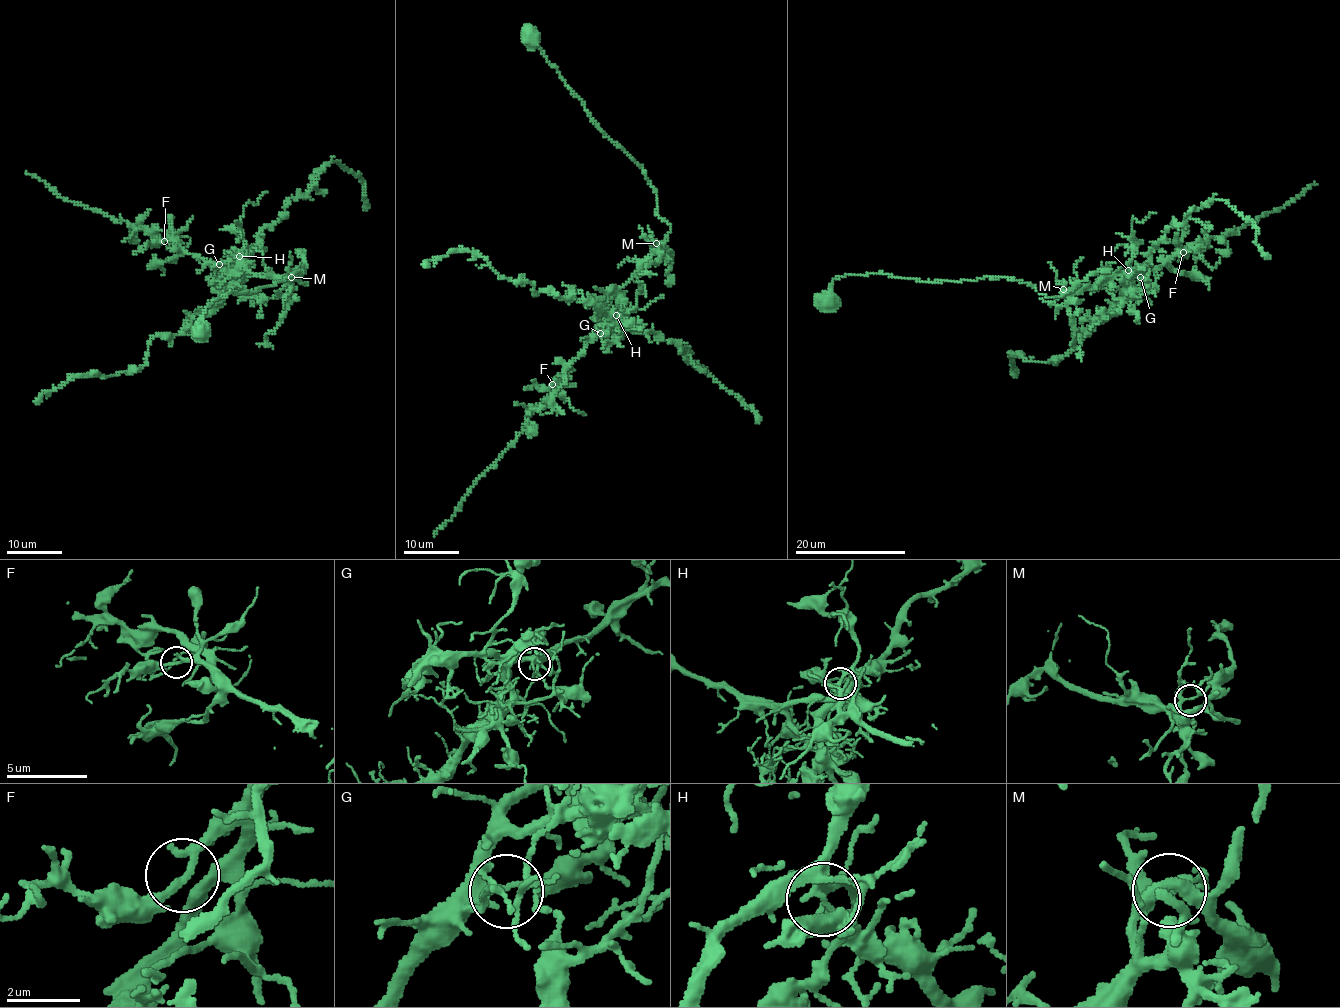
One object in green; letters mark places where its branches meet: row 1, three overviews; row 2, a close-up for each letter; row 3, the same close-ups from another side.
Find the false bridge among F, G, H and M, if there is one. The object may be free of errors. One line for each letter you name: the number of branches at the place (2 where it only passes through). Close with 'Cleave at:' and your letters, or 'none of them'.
H: branches 3
Cleave at: H

